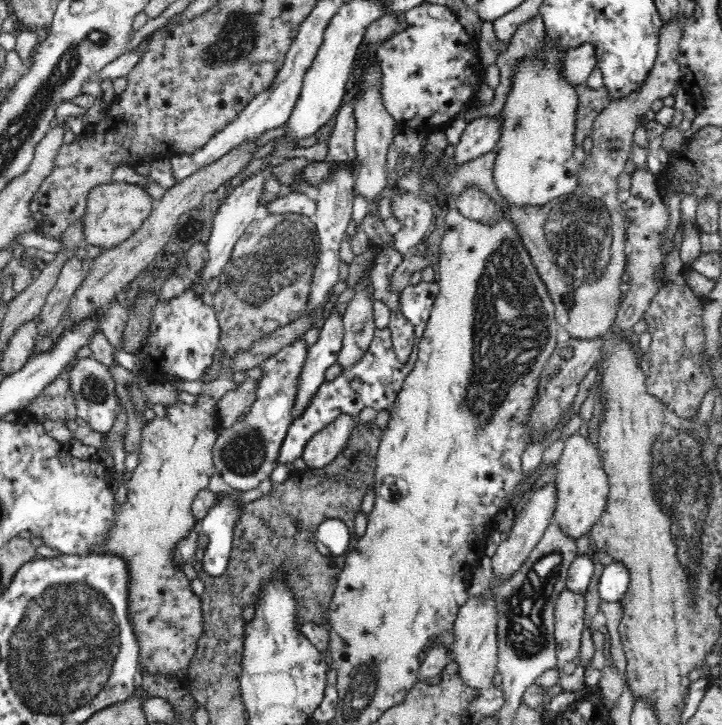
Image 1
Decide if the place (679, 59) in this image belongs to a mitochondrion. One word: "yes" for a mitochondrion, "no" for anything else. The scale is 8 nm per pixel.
no

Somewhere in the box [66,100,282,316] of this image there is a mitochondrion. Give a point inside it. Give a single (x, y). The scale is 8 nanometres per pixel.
(186, 232)

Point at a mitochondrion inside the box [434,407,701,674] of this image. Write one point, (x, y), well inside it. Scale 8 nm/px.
(527, 634)

